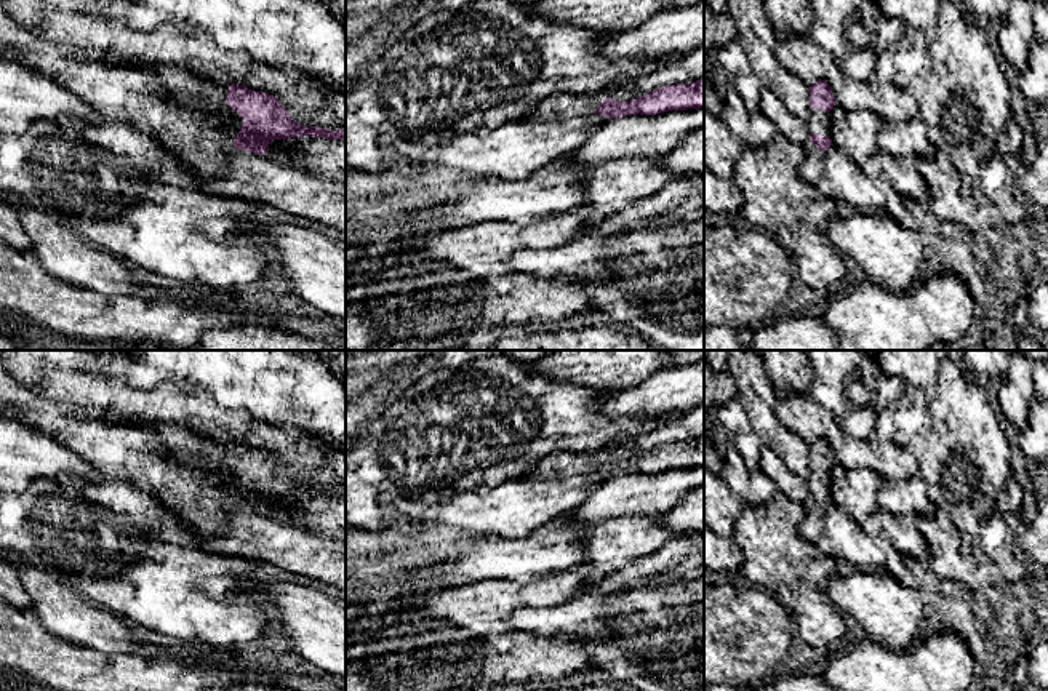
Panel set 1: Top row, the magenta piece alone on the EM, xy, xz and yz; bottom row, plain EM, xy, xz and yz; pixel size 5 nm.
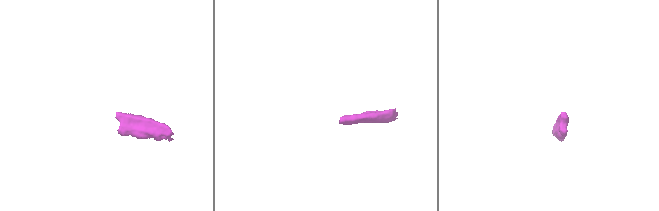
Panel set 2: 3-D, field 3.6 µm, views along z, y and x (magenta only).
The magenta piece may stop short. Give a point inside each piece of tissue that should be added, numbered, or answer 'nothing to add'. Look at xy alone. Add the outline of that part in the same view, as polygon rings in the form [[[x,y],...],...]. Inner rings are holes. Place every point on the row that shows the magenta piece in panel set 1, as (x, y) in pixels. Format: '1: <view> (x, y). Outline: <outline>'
1: xy (189, 114). Outline: [[[0,3],[0,56],[58,80],[102,118],[130,123],[162,141],[206,174],[226,170],[226,154],[243,118],[226,102],[227,86],[179,66],[136,66],[83,59],[75,50],[22,29]]]

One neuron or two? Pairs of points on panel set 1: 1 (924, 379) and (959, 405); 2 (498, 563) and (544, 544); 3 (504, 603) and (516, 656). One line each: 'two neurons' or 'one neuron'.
1: two neurons
2: one neuron
3: one neuron

